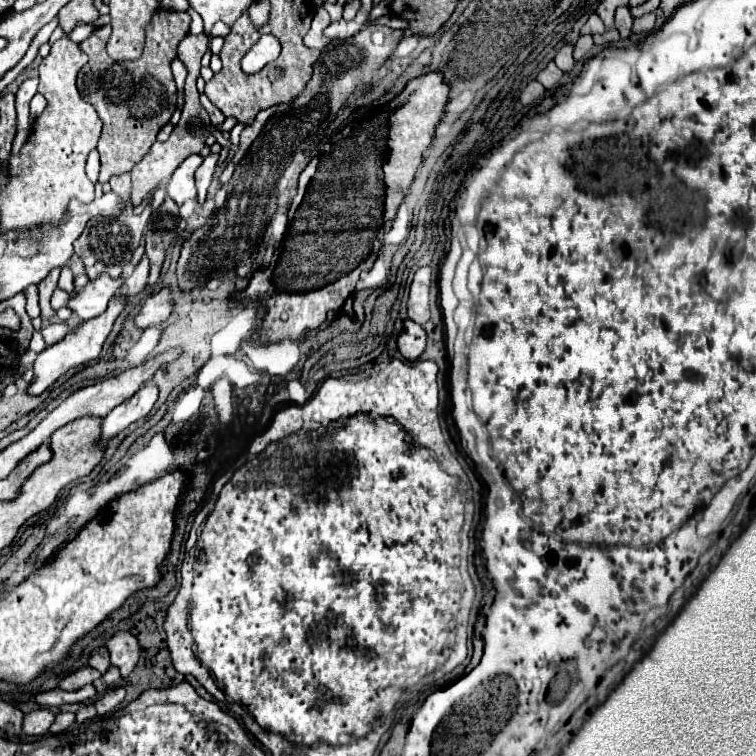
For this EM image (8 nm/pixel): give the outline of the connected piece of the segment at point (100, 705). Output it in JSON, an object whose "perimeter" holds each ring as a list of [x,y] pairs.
{"perimeter":[[[114,688],[114,690],[108,690],[104,696],[100,696],[94,706],[98,710],[98,714],[108,714],[112,712],[116,706],[120,706],[120,702],[124,700],[126,696],[126,690],[124,688]]]}

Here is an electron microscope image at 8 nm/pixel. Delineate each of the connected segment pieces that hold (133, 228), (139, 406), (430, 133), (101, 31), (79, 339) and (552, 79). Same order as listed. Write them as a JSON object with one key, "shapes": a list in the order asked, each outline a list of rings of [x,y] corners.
{"shapes":[[[[152,190],[150,192],[150,202],[142,214],[124,212],[124,214],[118,214],[118,216],[98,216],[98,218],[92,218],[92,220],[86,224],[86,230],[84,230],[82,236],[74,242],[74,252],[82,258],[90,280],[98,278],[100,274],[108,274],[110,278],[120,278],[122,268],[130,262],[134,250],[138,248],[140,238],[142,238],[144,228],[146,228],[146,222],[148,222],[148,216],[151,216],[153,212],[151,203],[154,194],[155,190]]],[[[146,384],[142,386],[132,398],[128,398],[126,402],[118,404],[106,418],[102,418],[102,426],[100,426],[100,442],[108,442],[114,436],[118,436],[124,428],[128,428],[130,424],[134,424],[136,420],[144,418],[154,402],[158,398],[158,388],[154,384]]],[[[428,72],[418,78],[412,78],[404,90],[390,102],[394,106],[394,126],[390,126],[390,162],[386,162],[386,226],[384,234],[390,232],[396,218],[398,206],[404,200],[404,188],[410,188],[418,166],[422,164],[422,154],[434,140],[436,128],[444,116],[444,108],[450,100],[450,82],[444,74]]],[[[160,8],[146,26],[146,46],[142,56],[132,62],[116,62],[108,58],[106,40],[112,33],[110,24],[96,28],[90,38],[80,42],[80,48],[90,56],[90,60],[78,74],[78,90],[80,96],[96,108],[104,122],[96,148],[102,162],[100,184],[108,182],[112,176],[130,172],[132,166],[150,150],[158,130],[176,110],[176,84],[170,64],[176,58],[180,40],[188,34],[188,24],[188,12]]],[[[112,298],[108,310],[104,314],[100,314],[98,318],[94,320],[86,320],[80,328],[76,328],[74,332],[70,332],[64,340],[60,340],[58,344],[54,346],[48,346],[44,352],[38,354],[36,362],[34,362],[34,380],[28,388],[28,394],[30,396],[40,396],[52,382],[56,382],[64,372],[68,372],[70,368],[78,368],[78,366],[86,366],[90,364],[92,360],[96,360],[102,352],[102,346],[116,322],[116,318],[120,316],[120,312],[124,310],[124,300],[120,298]]],[[[550,62],[550,64],[538,74],[536,80],[538,80],[546,90],[552,90],[552,88],[556,88],[556,86],[560,84],[562,74],[564,74],[564,72],[562,72],[554,62]]]]}

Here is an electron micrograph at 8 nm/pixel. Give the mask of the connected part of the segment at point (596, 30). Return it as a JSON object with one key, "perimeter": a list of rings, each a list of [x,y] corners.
{"perimeter":[[[592,14],[590,18],[588,18],[588,22],[584,24],[584,28],[582,28],[582,34],[602,34],[606,28],[604,28],[604,24],[602,24],[602,20],[598,18],[598,14]]]}

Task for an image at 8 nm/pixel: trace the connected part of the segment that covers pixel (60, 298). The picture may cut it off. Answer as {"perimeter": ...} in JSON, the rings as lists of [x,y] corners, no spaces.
{"perimeter":[[[57,287],[52,294],[50,304],[57,311],[59,308],[67,305],[69,298],[70,295],[66,291]]]}

